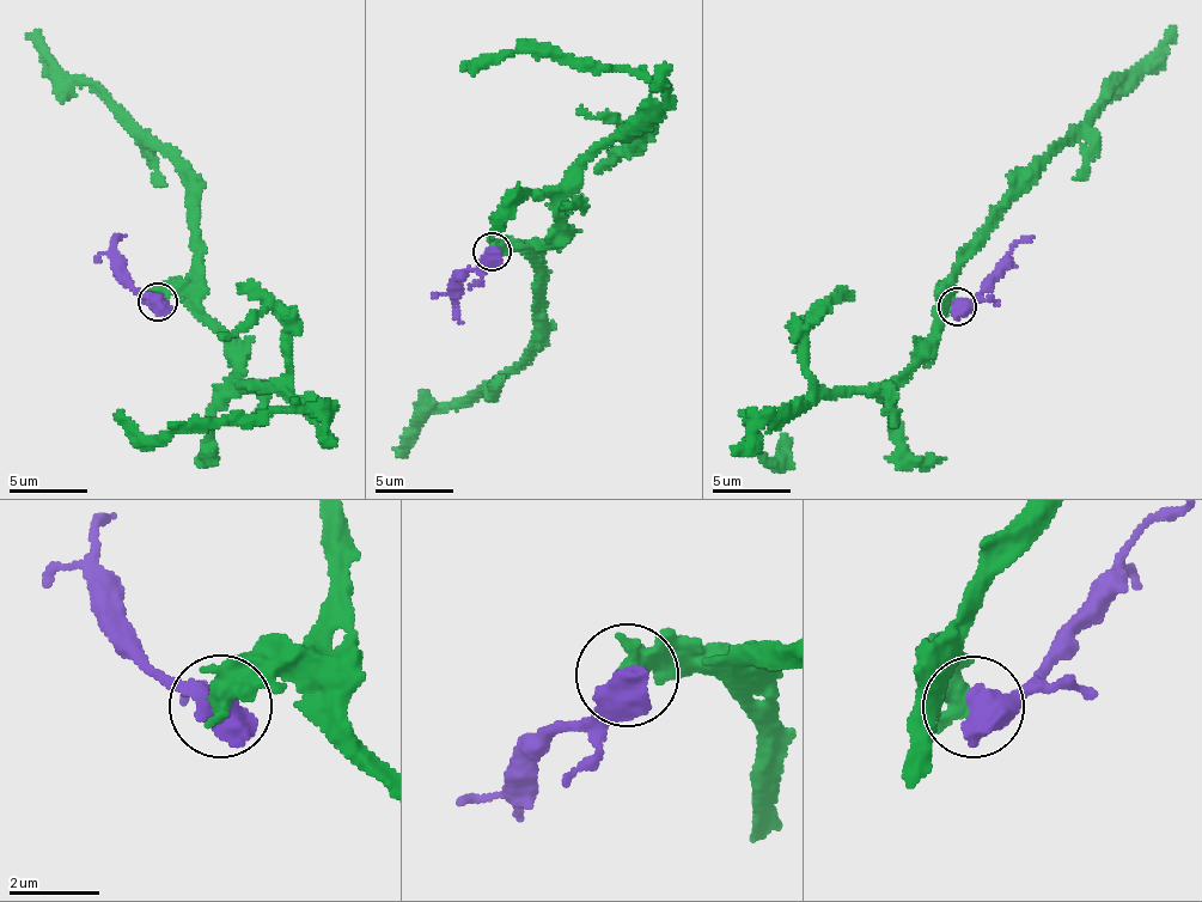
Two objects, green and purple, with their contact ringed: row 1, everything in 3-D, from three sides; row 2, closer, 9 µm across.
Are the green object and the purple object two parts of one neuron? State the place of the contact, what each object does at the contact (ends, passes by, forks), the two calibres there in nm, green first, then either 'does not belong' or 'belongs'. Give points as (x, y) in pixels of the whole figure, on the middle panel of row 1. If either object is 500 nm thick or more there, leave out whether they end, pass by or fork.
(492, 251) | 480/750 nm | does not belong

